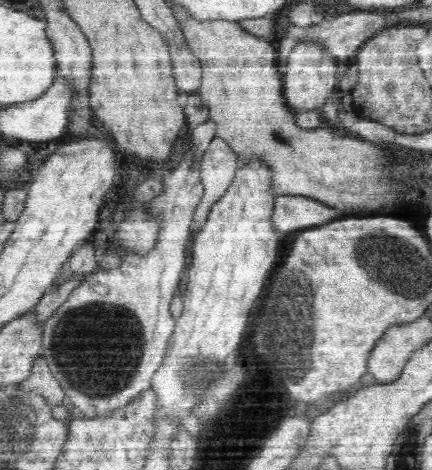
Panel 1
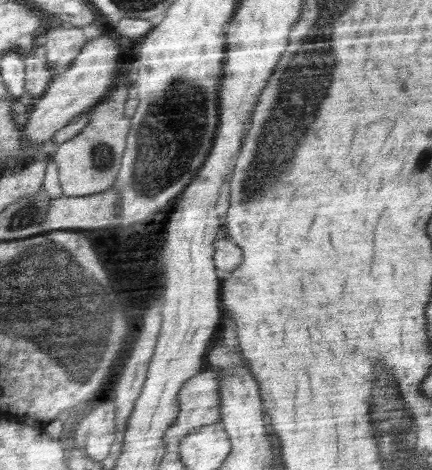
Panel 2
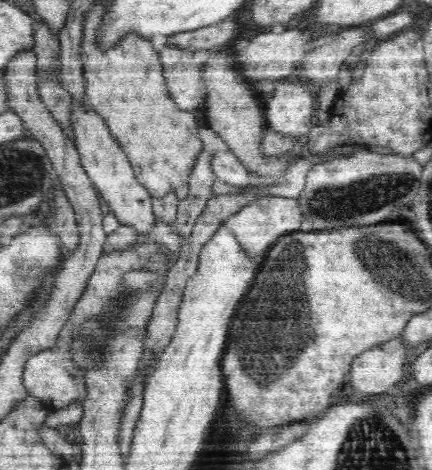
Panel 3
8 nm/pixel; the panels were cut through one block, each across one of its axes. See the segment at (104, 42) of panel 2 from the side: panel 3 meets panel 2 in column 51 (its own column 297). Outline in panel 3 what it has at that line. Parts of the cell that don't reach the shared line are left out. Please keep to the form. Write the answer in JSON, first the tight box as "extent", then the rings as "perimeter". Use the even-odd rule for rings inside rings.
{"extent":[264,80,313,140],"perimeter":[[[279,80],[274,96],[264,100],[265,130],[281,136],[284,140],[298,140],[313,127],[312,88]]]}

